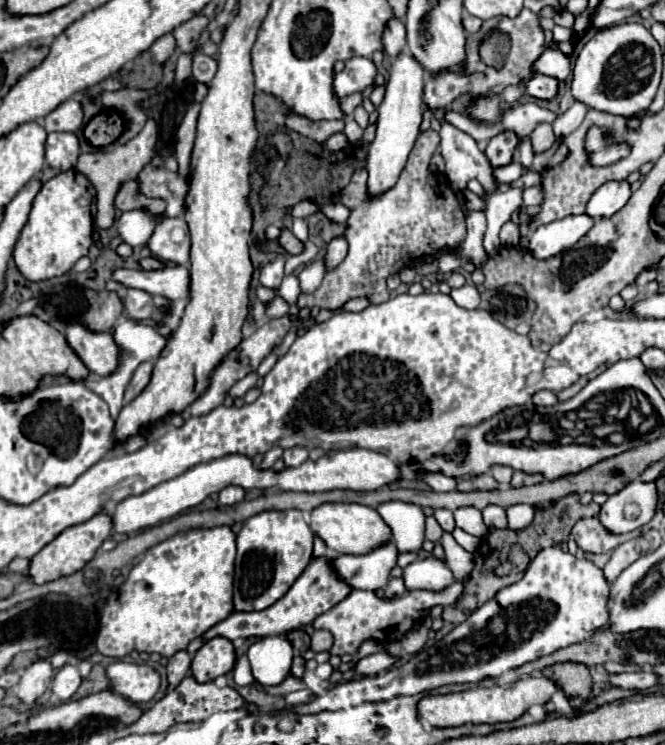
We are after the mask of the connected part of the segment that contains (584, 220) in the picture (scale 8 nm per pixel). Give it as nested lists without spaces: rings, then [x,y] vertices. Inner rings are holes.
[[[578,214],[550,222],[546,226],[538,226],[530,238],[530,252],[538,260],[552,258],[554,254],[574,246],[592,228],[592,224],[594,220],[590,216]]]

